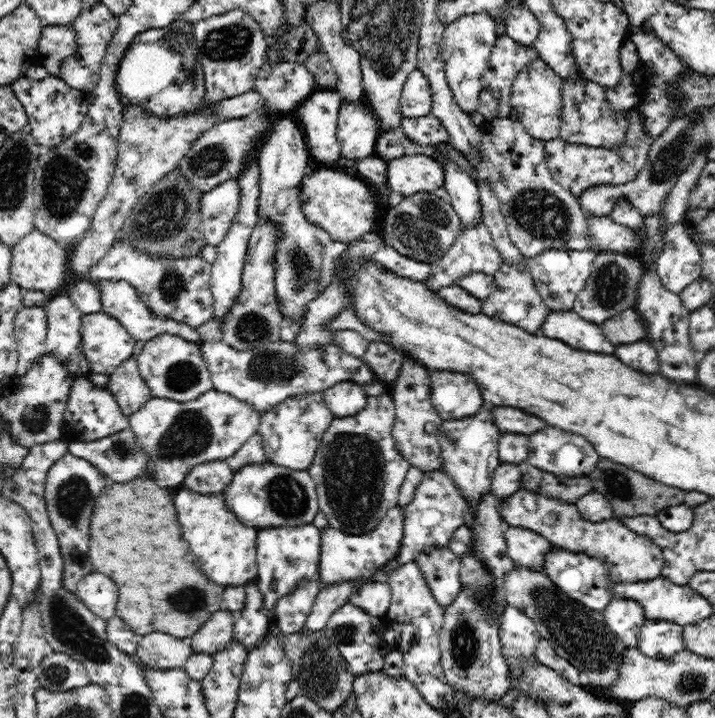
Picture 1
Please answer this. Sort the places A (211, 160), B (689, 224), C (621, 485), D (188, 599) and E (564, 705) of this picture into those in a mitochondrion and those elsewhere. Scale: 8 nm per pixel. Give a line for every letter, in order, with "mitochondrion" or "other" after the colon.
A: mitochondrion
B: other
C: mitochondrion
D: mitochondrion
E: mitochondrion

